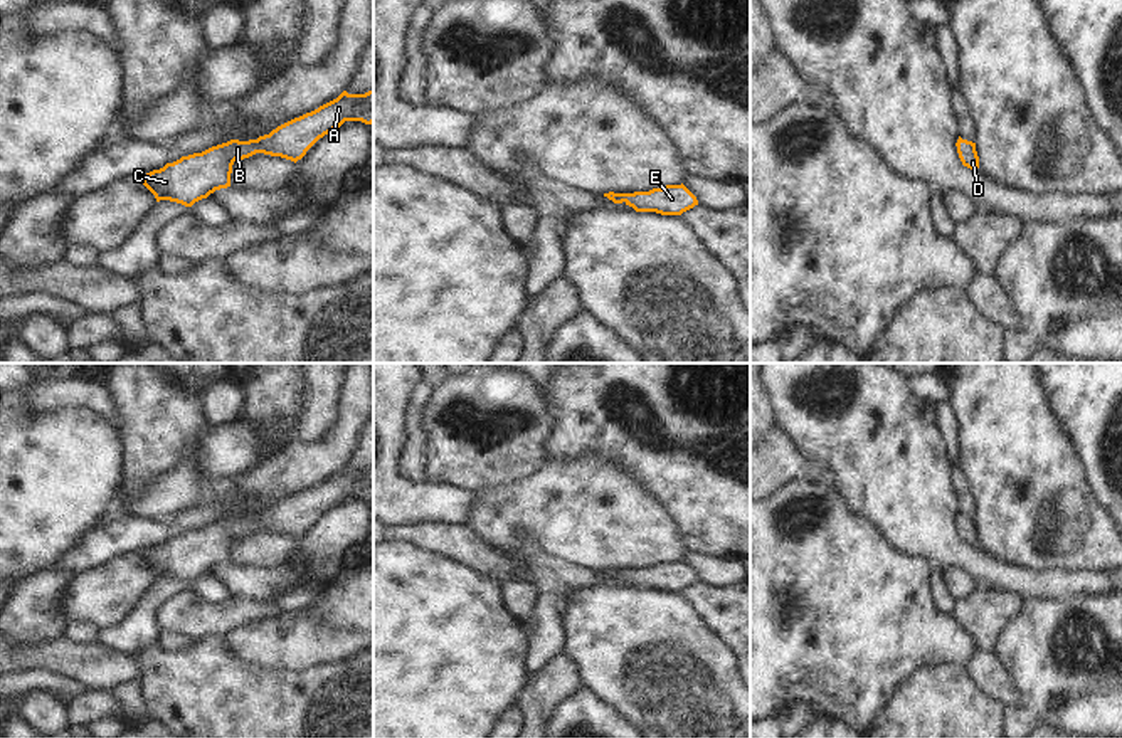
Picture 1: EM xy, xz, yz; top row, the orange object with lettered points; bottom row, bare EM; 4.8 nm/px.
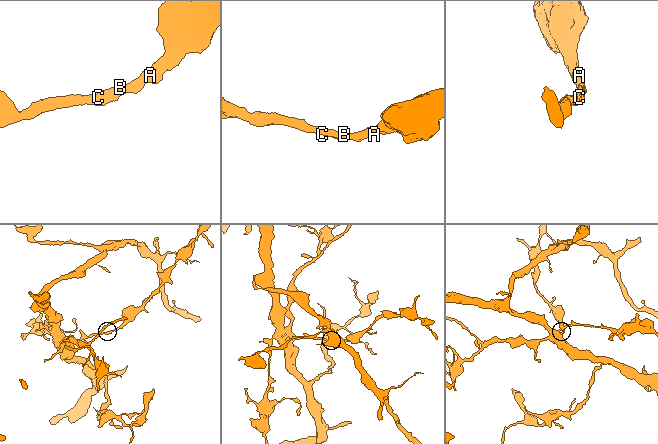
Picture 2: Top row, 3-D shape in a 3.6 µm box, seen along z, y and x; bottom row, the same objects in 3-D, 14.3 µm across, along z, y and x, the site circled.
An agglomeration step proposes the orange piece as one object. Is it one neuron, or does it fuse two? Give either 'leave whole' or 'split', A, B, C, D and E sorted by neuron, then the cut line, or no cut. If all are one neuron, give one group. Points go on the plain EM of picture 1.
leave whole | A B C D E | no cut

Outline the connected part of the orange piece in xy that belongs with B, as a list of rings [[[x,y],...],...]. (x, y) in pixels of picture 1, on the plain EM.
[[[373,466],[365,471],[343,467],[336,476],[278,503],[257,516],[230,516],[202,530],[182,533],[143,551],[143,561],[155,572],[156,578],[170,577],[192,583],[215,567],[230,563],[236,536],[264,530],[296,540],[320,514],[340,504],[345,498],[373,499]]]

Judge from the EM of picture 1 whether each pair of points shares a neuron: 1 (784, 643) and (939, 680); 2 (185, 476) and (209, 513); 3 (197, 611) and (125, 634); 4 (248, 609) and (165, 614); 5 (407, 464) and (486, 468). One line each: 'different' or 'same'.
1: different
2: different
3: different
4: same
5: different

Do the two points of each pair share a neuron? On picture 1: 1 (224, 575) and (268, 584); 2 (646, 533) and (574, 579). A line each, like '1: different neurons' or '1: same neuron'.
1: same neuron
2: different neurons

